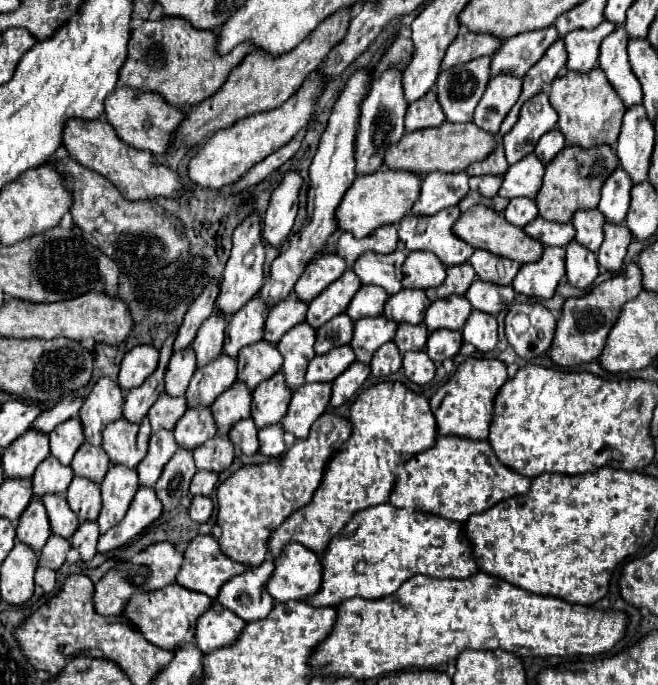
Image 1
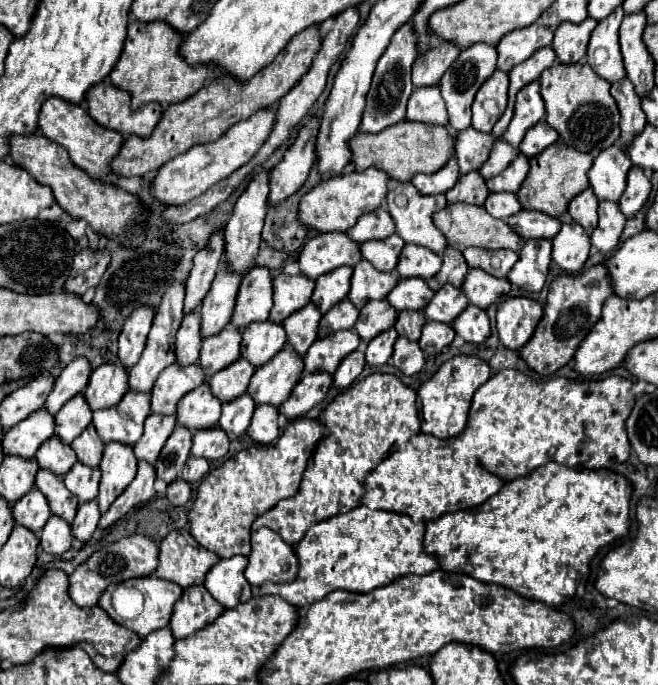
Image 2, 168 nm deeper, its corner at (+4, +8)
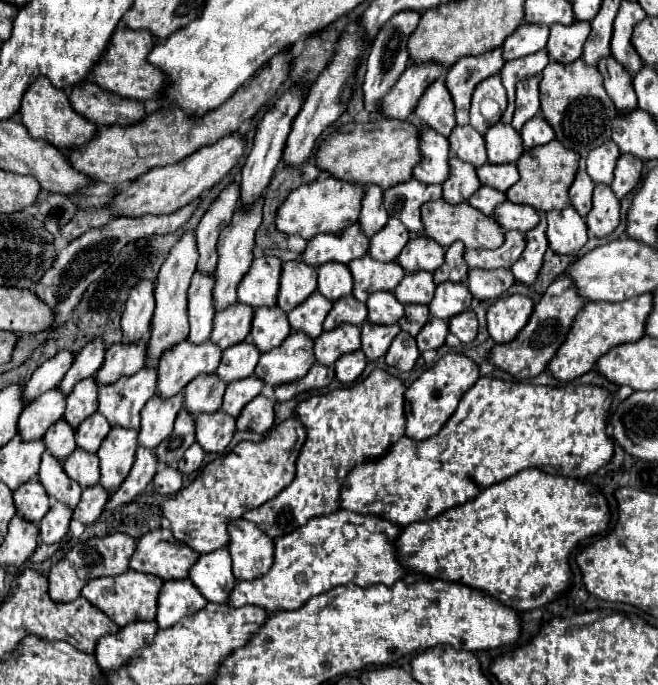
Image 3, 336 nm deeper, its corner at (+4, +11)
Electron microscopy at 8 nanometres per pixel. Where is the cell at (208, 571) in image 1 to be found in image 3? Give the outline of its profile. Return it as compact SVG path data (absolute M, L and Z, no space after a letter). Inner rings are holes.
M154 529L136 541L134 557L130 557L130 569L156 575L164 581L184 579L196 559L198 553L188 549L188 545L178 543L170 529Z

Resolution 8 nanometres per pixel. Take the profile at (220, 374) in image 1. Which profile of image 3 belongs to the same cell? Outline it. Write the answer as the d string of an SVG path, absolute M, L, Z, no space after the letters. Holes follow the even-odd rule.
M240 301L216 311L210 341L216 343L220 349L228 349L230 345L242 343L250 333L252 315L254 309L250 305L242 305Z

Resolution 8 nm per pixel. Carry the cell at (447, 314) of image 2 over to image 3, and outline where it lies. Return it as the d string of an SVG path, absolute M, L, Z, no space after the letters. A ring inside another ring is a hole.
M440 283L432 299L430 315L438 319L450 319L462 311L468 311L472 303L472 293L464 283Z

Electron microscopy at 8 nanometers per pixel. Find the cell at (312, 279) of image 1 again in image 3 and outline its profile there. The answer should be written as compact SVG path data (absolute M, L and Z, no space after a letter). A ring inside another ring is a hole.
M360 223L350 225L340 233L320 233L308 241L302 261L312 267L320 267L328 261L350 263L352 259L364 257L370 249L370 239L362 233Z

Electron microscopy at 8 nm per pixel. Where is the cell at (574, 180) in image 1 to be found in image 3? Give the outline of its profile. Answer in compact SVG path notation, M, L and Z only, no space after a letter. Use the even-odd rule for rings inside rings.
M552 139L542 147L534 147L524 151L522 157L516 161L520 179L506 191L506 199L520 205L530 205L538 213L546 213L552 209L564 209L570 205L568 189L574 181L574 173L578 171L578 153L560 145L560 141Z

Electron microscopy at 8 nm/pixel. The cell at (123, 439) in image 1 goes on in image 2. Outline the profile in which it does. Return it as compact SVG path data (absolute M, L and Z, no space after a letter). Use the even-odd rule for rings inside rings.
M126 392L124 398L104 410L94 412L92 424L104 444L120 442L134 446L142 436L144 420L150 414L150 394L142 392Z

